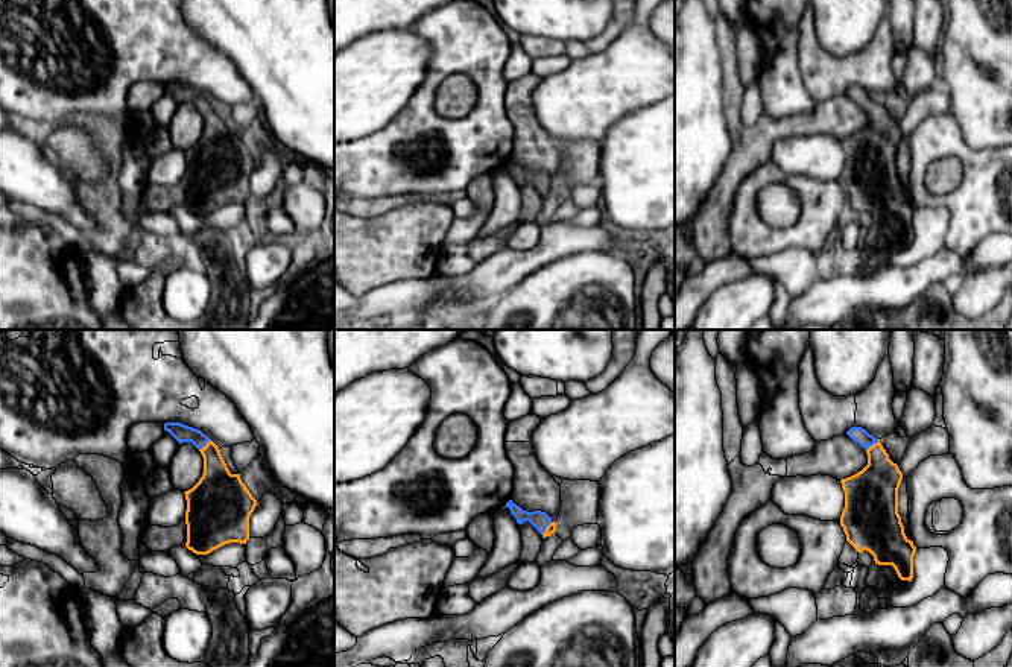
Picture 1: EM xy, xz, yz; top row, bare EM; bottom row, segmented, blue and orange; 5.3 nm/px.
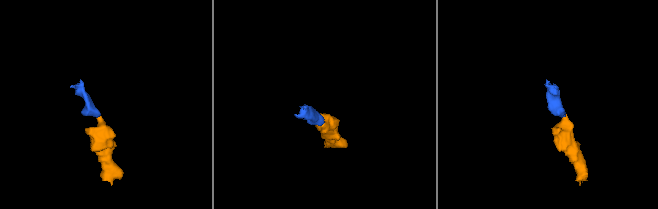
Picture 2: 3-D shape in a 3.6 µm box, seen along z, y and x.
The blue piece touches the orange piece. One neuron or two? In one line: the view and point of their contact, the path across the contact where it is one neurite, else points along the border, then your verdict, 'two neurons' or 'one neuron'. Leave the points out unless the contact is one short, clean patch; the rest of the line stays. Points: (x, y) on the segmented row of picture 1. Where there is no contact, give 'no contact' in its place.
meets blue in yz at (872, 444); runs through yz (859, 435), (872, 444), (872, 491); one neuron

